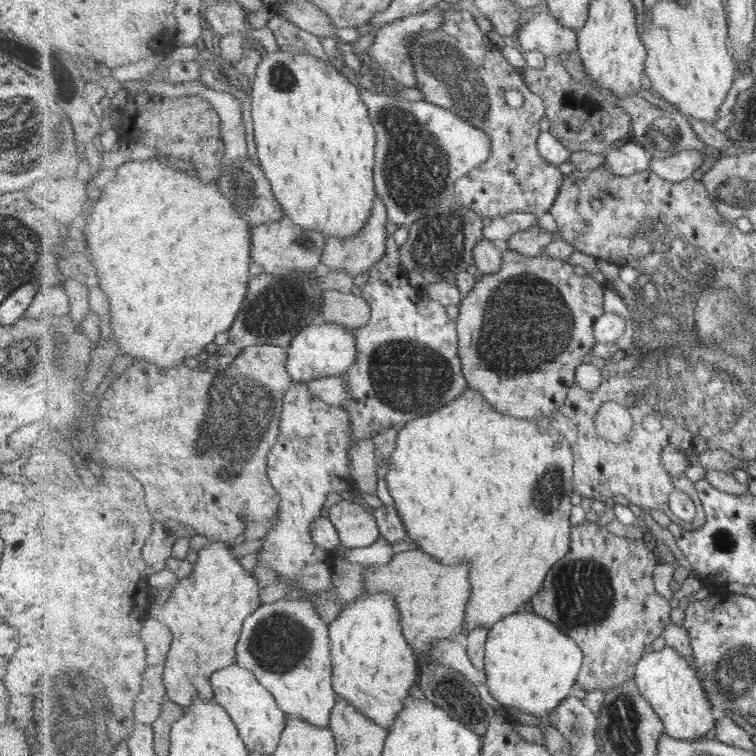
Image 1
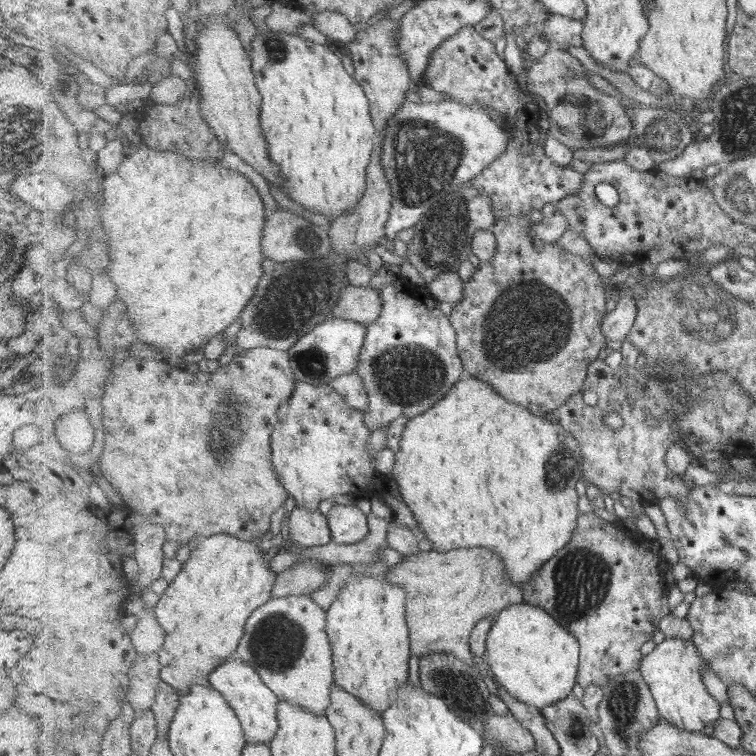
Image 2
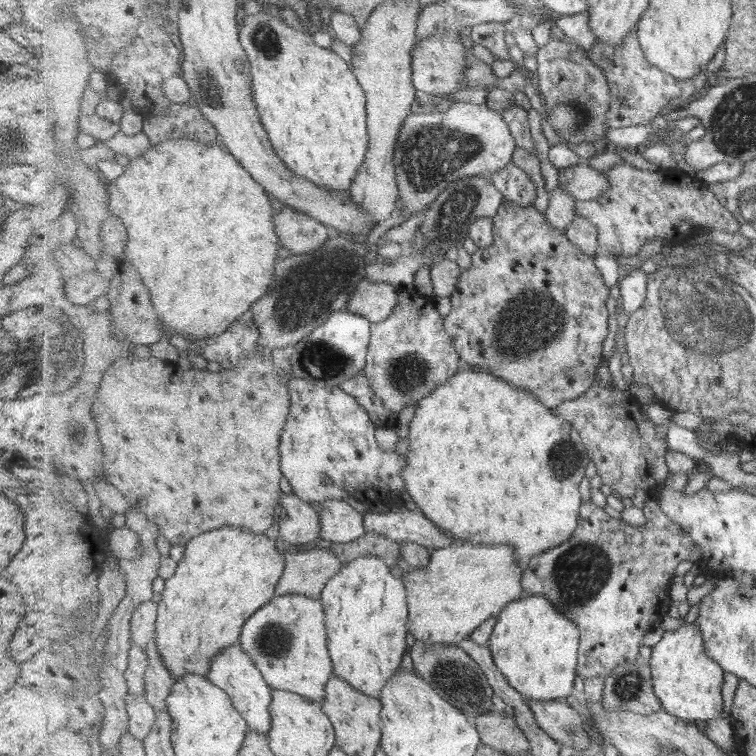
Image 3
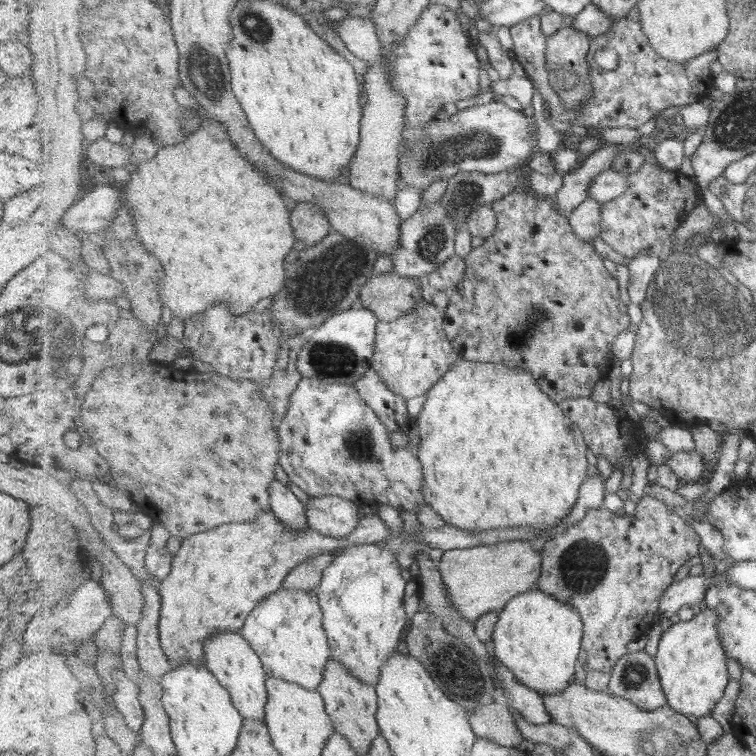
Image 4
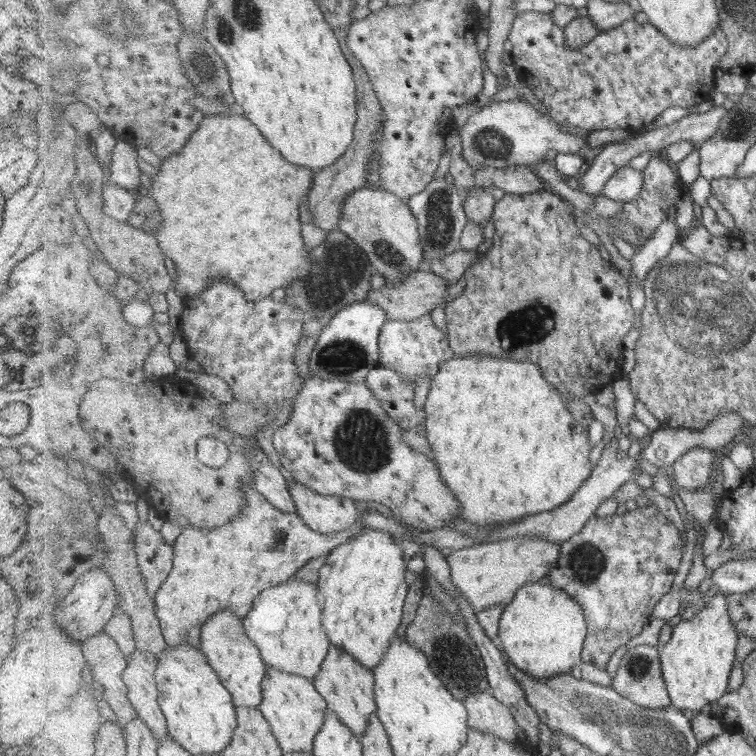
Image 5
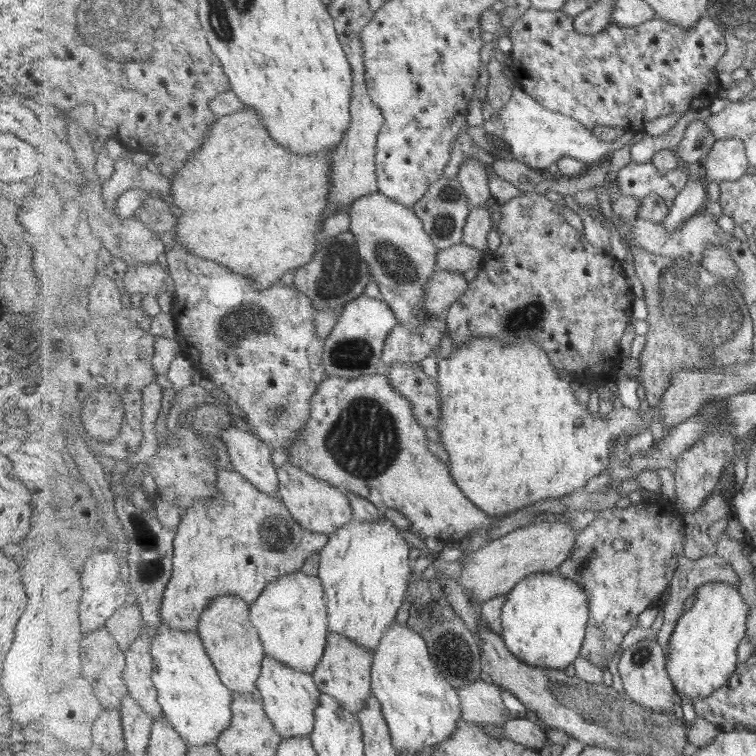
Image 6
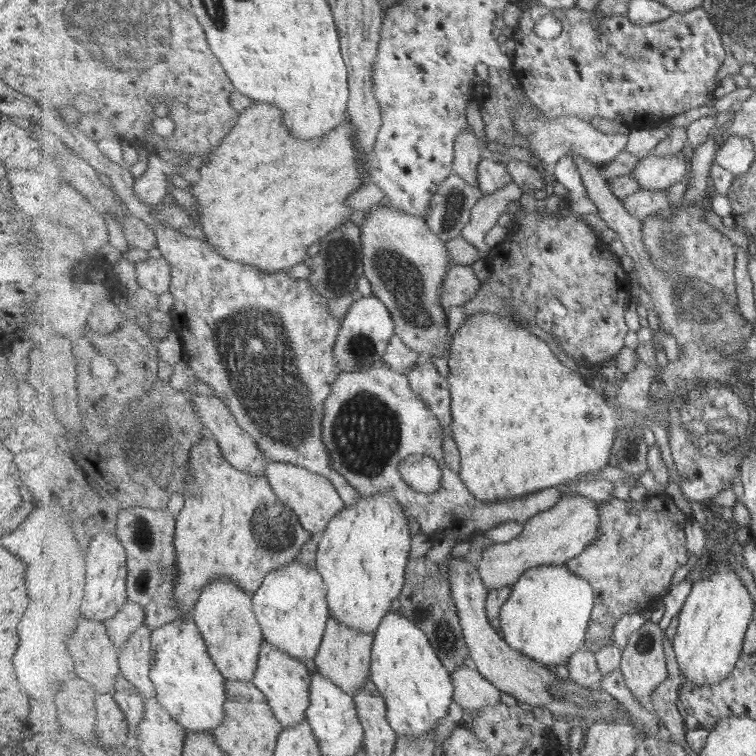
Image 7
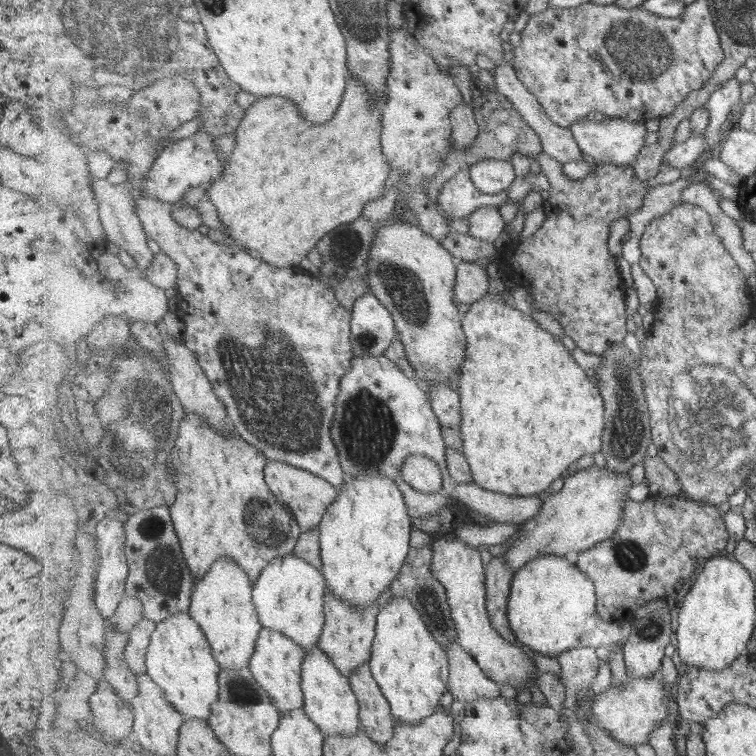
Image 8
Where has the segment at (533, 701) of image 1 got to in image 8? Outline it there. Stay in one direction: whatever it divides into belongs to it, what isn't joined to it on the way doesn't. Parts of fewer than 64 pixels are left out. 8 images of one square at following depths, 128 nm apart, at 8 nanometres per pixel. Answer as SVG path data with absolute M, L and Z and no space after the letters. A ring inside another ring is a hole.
M537 556L535 560L525 564L521 571L514 574L511 596L508 602L508 618L515 632L516 638L525 646L535 652L541 652L545 656L559 658L563 652L575 648L593 647L596 650L601 646L625 644L629 633L633 632L633 622L626 622L619 626L616 622L609 622L601 618L597 612L598 596L596 585L587 574L581 572L573 558L552 556Z

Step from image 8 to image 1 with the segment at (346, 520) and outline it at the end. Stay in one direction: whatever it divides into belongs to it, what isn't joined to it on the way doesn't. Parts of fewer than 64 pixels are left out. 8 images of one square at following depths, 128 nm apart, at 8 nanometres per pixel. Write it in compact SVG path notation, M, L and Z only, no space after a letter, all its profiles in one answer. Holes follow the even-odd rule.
M377 592L377 594L360 595L357 599L346 603L337 620L328 624L332 639L334 690L341 694L349 704L355 704L359 712L389 729L395 724L399 712L405 708L405 698L411 688L418 682L420 660L415 649L404 638L401 626L401 612L393 592Z

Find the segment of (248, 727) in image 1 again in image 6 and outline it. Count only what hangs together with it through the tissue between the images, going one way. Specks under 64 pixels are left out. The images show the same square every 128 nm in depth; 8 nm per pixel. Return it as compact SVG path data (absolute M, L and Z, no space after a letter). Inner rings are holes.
M217 596L201 614L198 626L204 648L212 657L221 680L235 692L258 692L262 666L266 658L260 633L251 622L250 605L241 596Z

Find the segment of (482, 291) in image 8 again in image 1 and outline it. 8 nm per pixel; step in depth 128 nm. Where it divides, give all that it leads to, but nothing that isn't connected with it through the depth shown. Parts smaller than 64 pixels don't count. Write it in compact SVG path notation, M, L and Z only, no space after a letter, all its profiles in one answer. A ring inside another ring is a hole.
M329 289L324 291L323 306L317 316L318 322L343 324L359 329L371 319L371 304L362 295L353 295Z

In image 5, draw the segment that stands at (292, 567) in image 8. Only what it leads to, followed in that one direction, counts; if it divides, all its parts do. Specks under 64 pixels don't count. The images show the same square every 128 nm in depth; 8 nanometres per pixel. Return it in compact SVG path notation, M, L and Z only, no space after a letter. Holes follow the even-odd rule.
M294 578L261 592L243 620L245 630L260 649L268 668L277 668L314 681L333 646L323 618L324 604L318 584Z

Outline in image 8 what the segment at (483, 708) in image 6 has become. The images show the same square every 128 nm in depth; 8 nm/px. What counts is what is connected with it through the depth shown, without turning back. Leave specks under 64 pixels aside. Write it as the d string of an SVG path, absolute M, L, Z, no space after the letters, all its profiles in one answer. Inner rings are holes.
M457 640L448 647L449 692L454 699L469 703L479 698L501 696L501 685L495 682Z

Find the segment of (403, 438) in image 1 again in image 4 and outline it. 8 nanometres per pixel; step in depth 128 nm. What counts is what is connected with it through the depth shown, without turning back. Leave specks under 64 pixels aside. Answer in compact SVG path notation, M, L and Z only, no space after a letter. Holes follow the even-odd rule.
M459 358L449 372L441 377L439 383L429 389L423 410L415 418L420 434L417 456L421 460L425 472L425 500L445 523L469 532L485 532L497 529L528 527L539 533L551 531L559 527L568 518L580 499L581 485L593 473L589 464L589 441L585 438L578 424L552 397L545 392L529 370L511 368L506 363L485 363Z

